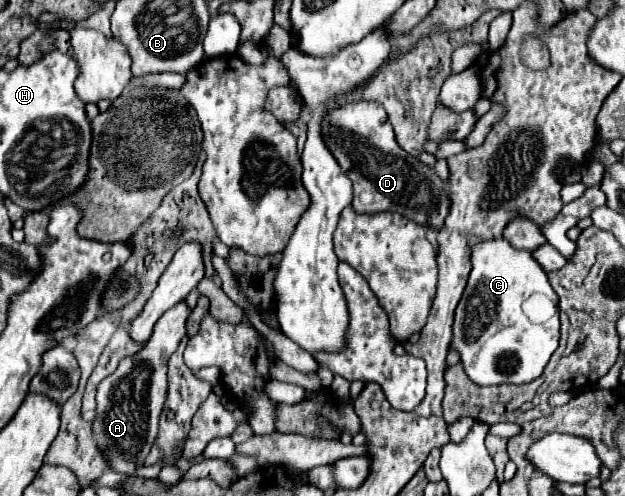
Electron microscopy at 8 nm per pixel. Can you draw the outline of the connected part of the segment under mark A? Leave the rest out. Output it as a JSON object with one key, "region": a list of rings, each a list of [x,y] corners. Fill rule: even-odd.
{"region":[[[180,301],[170,311],[166,311],[154,325],[154,333],[148,345],[140,353],[122,359],[118,369],[98,387],[94,435],[98,445],[106,451],[114,471],[134,473],[136,465],[144,463],[152,449],[158,433],[158,417],[166,401],[166,361],[186,335],[186,321],[190,313],[192,309],[186,305],[186,301]]]}

